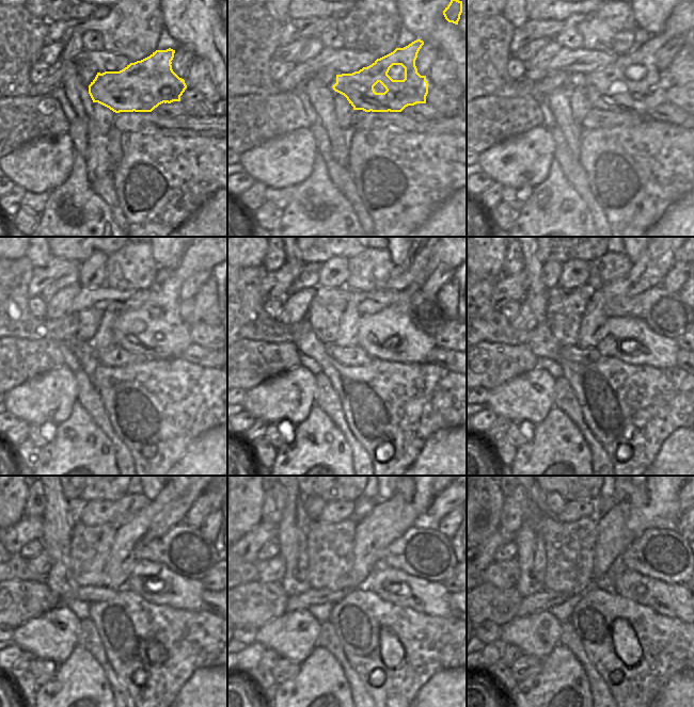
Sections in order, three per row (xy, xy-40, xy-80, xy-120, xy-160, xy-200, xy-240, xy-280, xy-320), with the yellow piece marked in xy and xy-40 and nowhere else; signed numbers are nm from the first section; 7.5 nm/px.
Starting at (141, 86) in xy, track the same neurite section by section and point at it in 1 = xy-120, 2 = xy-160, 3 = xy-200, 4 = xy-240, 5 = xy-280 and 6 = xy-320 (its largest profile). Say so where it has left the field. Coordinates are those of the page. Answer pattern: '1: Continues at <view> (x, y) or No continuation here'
1: Continues at xy-120 (166, 337)
2: Continues at xy-160 (390, 335)
3: Continues at xy-200 (629, 339)
4: Continues at xy-240 (155, 582)
5: Continues at xy-280 (396, 587)
6: Continues at xy-320 (675, 600).

